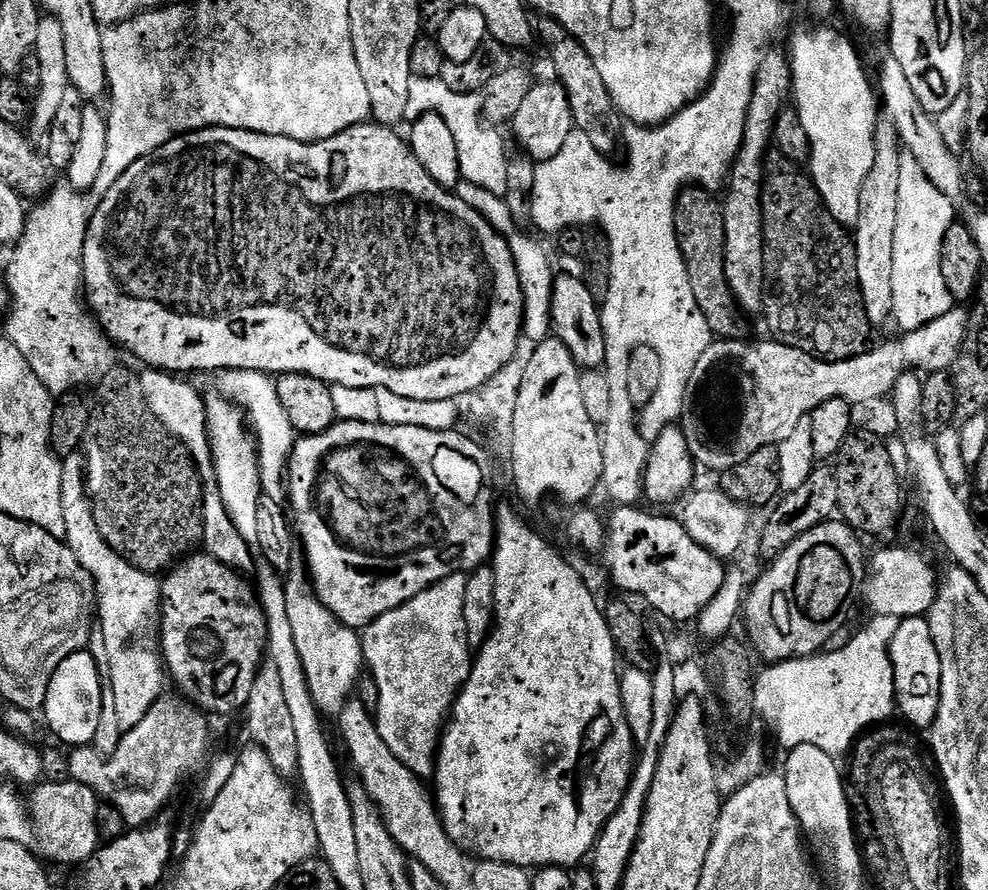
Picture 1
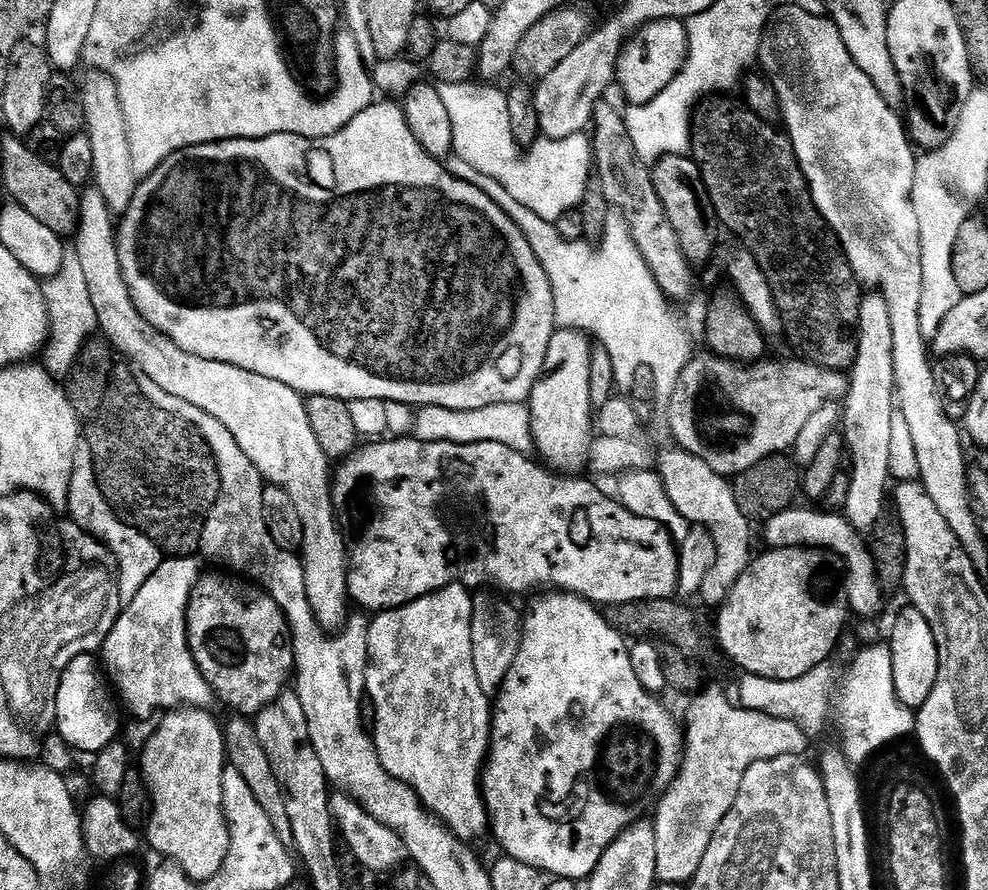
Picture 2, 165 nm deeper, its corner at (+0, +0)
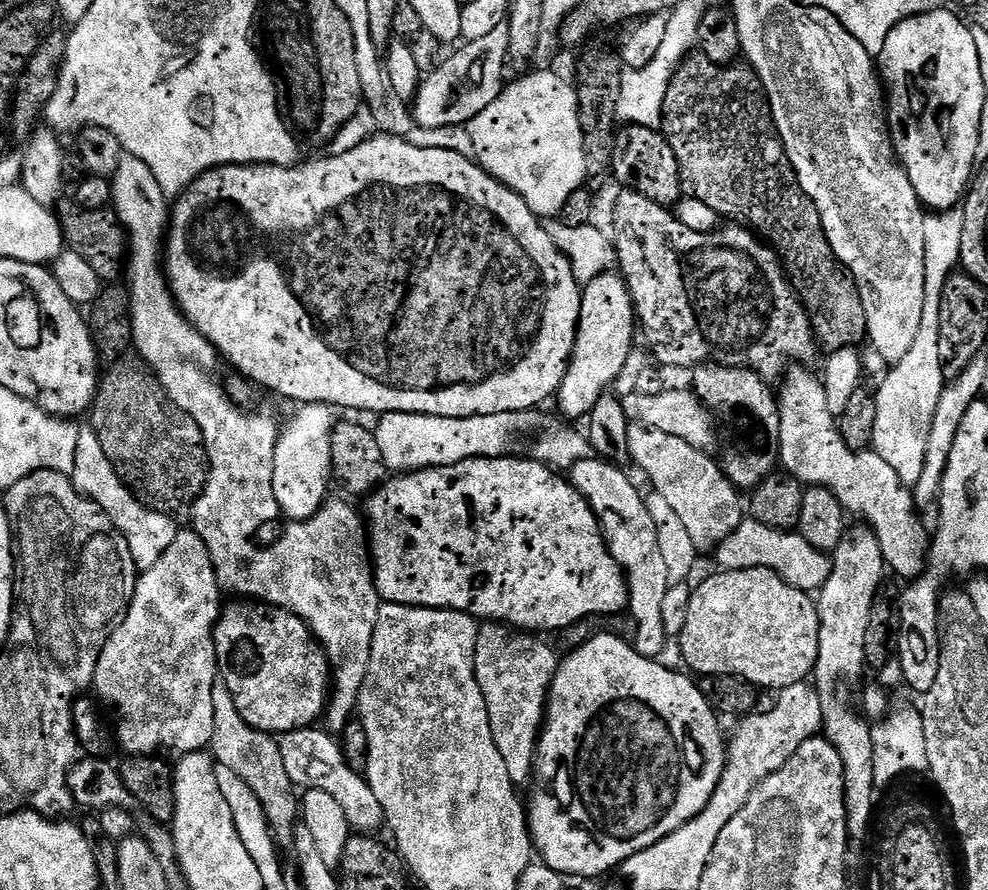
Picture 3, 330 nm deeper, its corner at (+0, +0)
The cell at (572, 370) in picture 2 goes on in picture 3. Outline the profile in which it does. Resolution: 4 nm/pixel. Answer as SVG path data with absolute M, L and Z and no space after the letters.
M609 270L583 285L576 341L558 393L562 415L572 420L579 416L580 419L587 417L598 398L611 389L608 387L623 374L628 364L628 355L632 352L632 330L634 332L635 328L632 295L628 293L628 283L623 276Z

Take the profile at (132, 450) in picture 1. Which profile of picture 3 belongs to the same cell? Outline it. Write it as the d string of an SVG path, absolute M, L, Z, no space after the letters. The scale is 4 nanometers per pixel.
M121 358L107 365L108 373L98 380L96 397L90 409L90 427L98 438L106 458L116 467L120 481L131 490L133 496L151 508L153 512L177 514L191 509L208 481L208 456L204 452L202 430L190 414L186 414L166 394L156 381L147 364L139 358Z

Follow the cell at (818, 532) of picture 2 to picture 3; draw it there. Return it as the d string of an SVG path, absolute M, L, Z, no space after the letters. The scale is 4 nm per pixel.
M751 518L741 520L734 534L730 534L722 543L716 545L714 555L720 563L717 565L723 571L751 568L774 570L787 584L809 594L819 593L826 578L830 578L832 569L831 559L814 546L810 546L810 542L806 542L806 538L802 538L799 531L771 528Z

